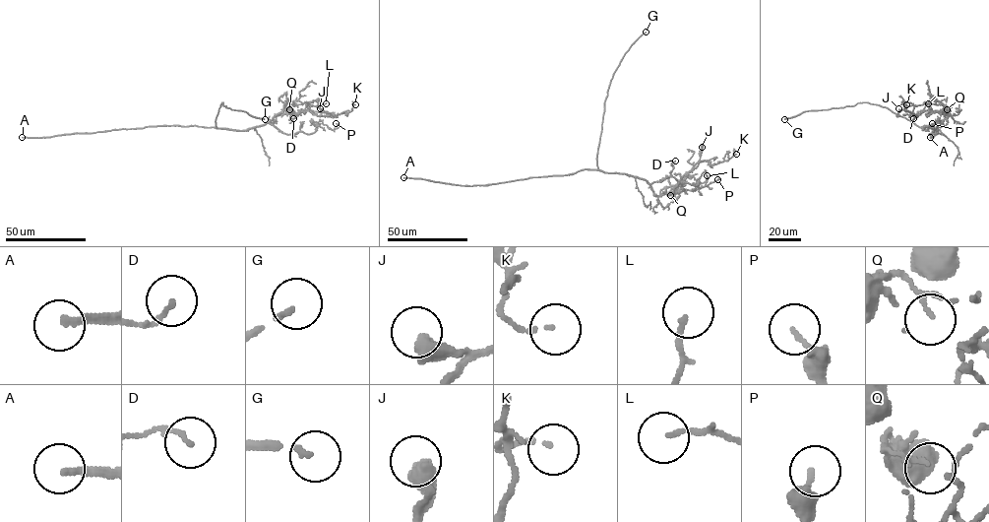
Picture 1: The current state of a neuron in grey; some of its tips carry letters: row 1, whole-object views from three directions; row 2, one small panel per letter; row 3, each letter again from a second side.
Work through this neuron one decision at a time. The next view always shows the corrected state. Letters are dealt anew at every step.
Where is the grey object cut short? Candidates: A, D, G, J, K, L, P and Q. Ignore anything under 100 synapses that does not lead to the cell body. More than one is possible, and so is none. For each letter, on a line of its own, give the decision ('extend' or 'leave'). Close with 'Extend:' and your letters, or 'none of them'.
A: extend
D: leave
G: extend
J: leave
K: leave
L: leave
P: leave
Q: leave
Extend: A, G

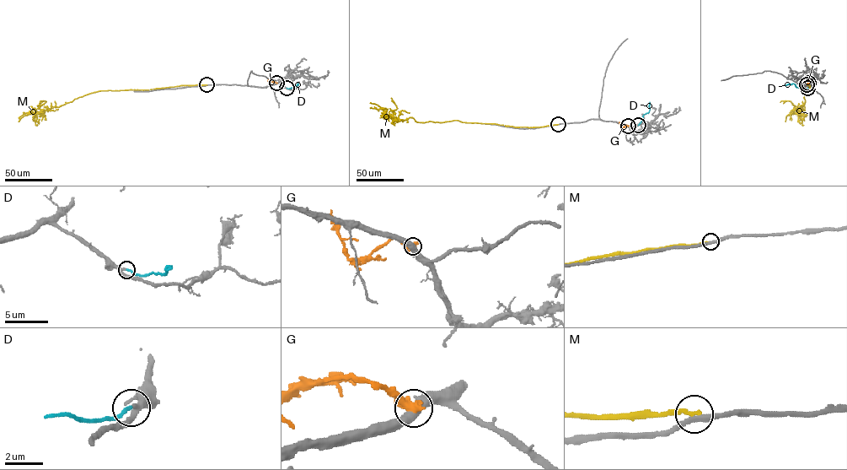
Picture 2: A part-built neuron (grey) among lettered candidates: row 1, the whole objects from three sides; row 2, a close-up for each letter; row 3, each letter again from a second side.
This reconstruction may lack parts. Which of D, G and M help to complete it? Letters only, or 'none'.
D

